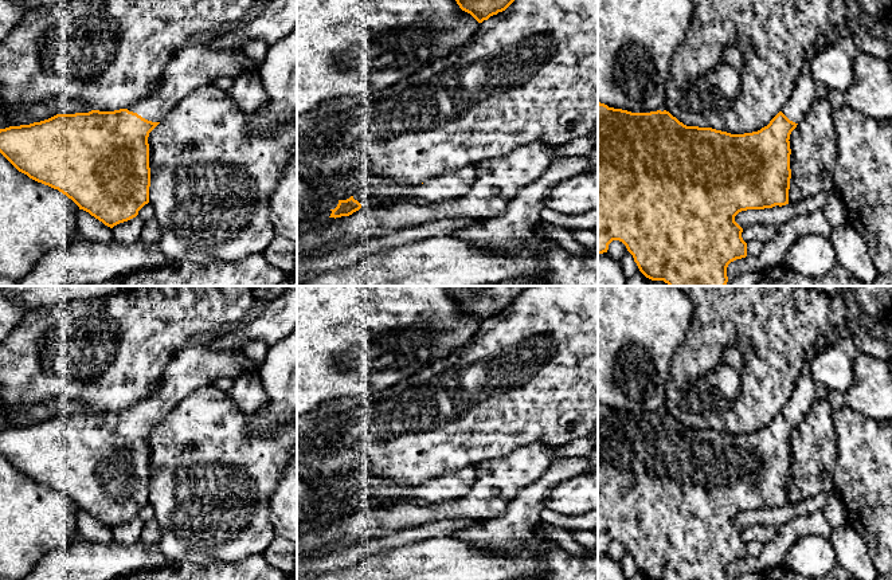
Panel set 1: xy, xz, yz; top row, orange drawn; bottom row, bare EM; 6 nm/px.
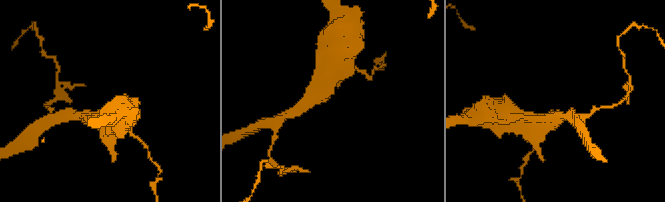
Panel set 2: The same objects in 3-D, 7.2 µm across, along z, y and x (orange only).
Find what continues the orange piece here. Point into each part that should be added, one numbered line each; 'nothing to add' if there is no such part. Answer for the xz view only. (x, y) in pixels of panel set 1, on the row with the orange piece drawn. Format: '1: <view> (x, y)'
nothing to add

